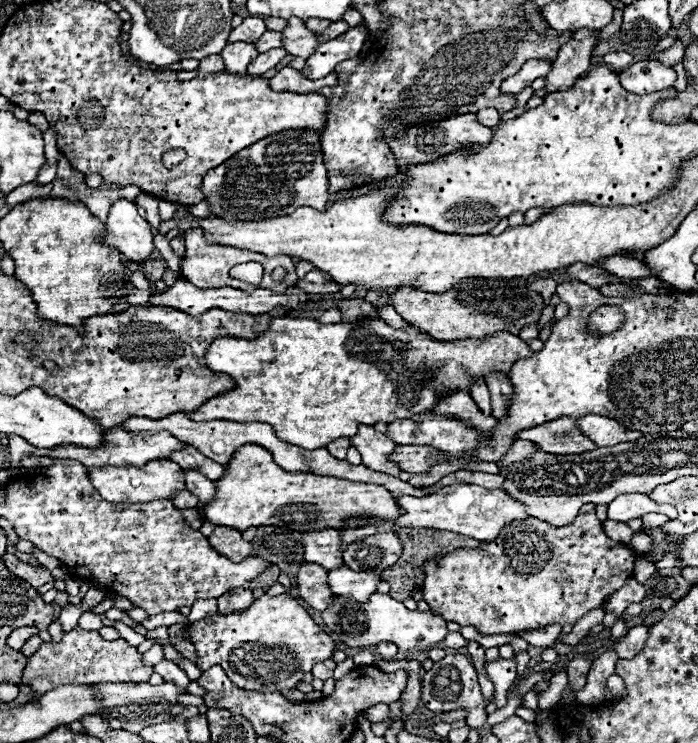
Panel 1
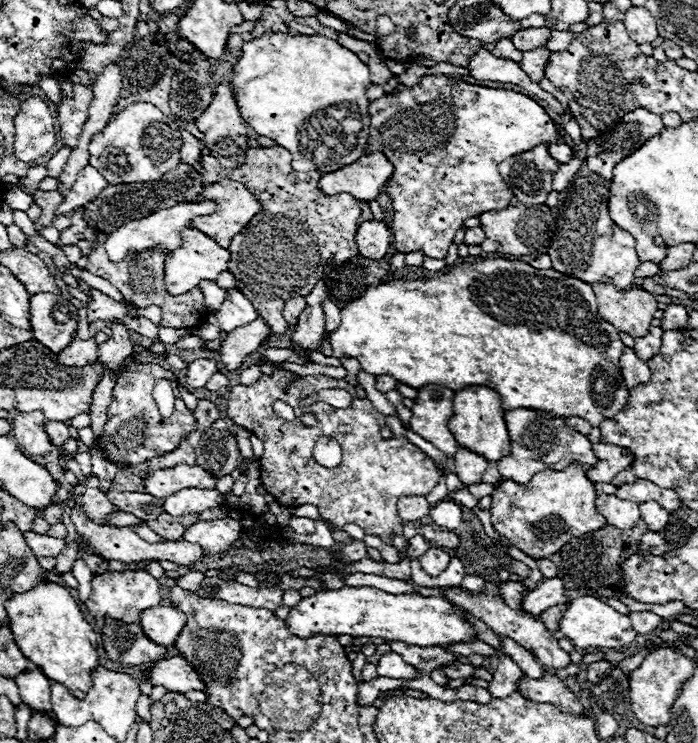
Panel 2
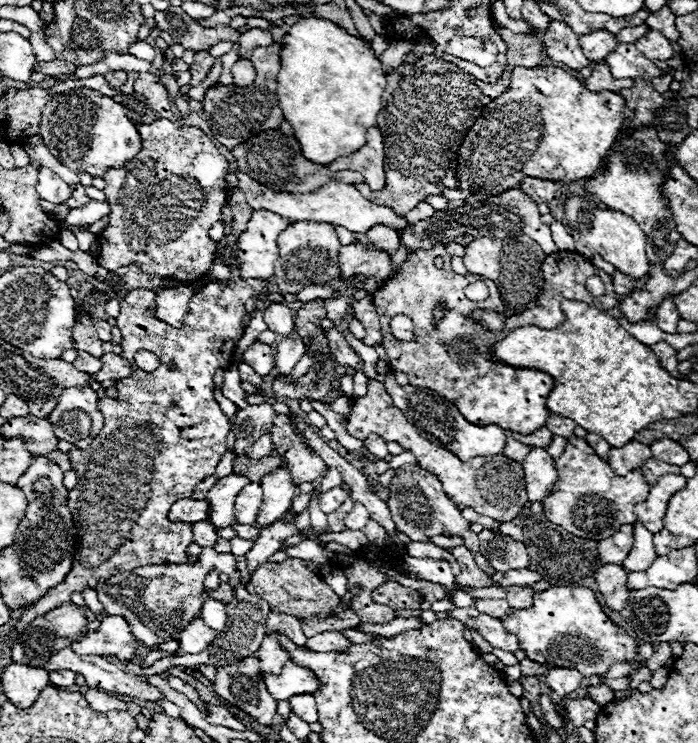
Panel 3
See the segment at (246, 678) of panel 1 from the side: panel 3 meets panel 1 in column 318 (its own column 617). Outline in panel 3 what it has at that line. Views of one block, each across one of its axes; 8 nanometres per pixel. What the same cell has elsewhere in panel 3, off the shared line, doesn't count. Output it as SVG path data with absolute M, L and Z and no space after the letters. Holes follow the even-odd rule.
M552 586L544 592L534 594L534 604L528 610L516 610L510 608L506 616L500 618L504 628L510 634L518 636L520 650L526 652L526 656L534 662L546 664L548 668L576 668L584 678L590 678L592 674L606 674L608 668L616 662L628 662L636 656L636 640L626 634L624 628L614 626L612 620L602 612L594 592L590 588L576 588L576 586Z

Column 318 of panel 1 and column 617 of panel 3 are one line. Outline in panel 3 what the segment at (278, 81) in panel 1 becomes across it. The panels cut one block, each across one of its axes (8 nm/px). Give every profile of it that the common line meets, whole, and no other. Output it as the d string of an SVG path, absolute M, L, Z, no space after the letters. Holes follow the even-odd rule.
M600 62L600 64L596 64L596 66L592 68L592 74L590 74L590 78L586 78L584 86L586 86L588 90L592 90L592 92L600 92L600 90L618 92L618 90L622 90L622 88L632 88L632 82L630 82L628 78L624 78L624 80L612 78L608 66Z

